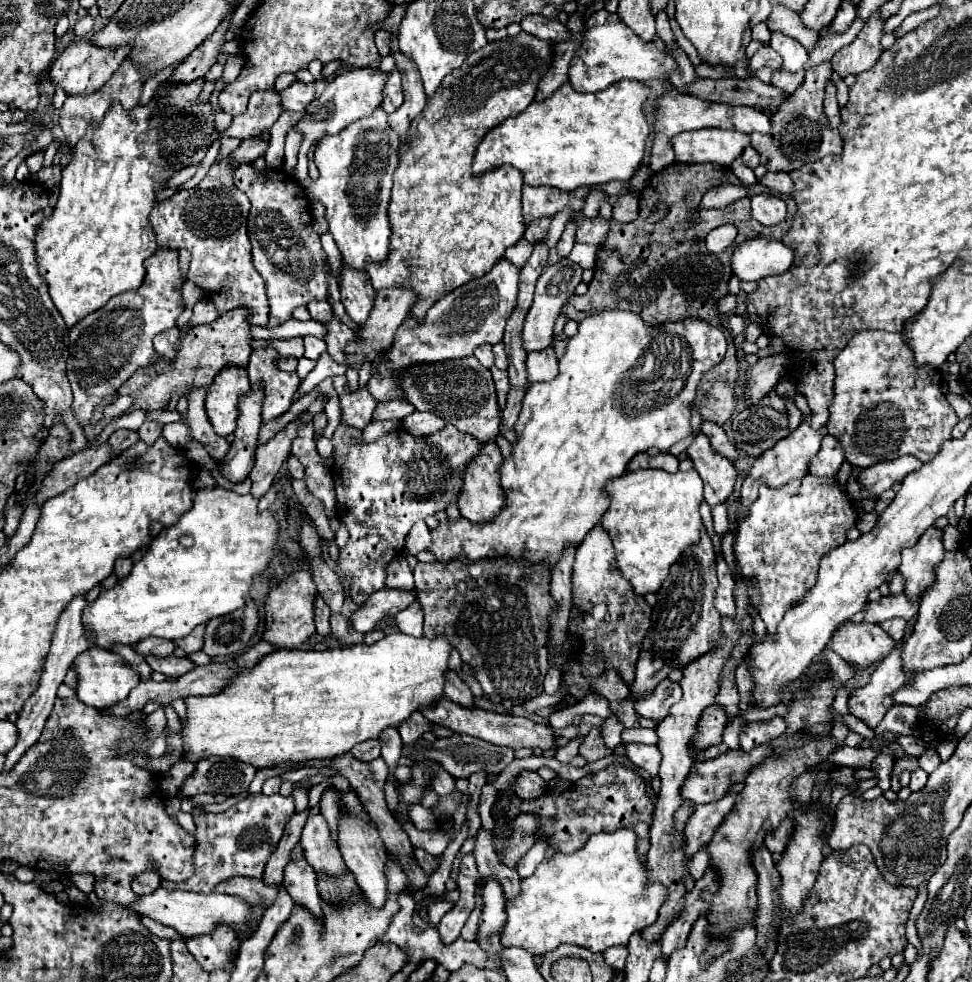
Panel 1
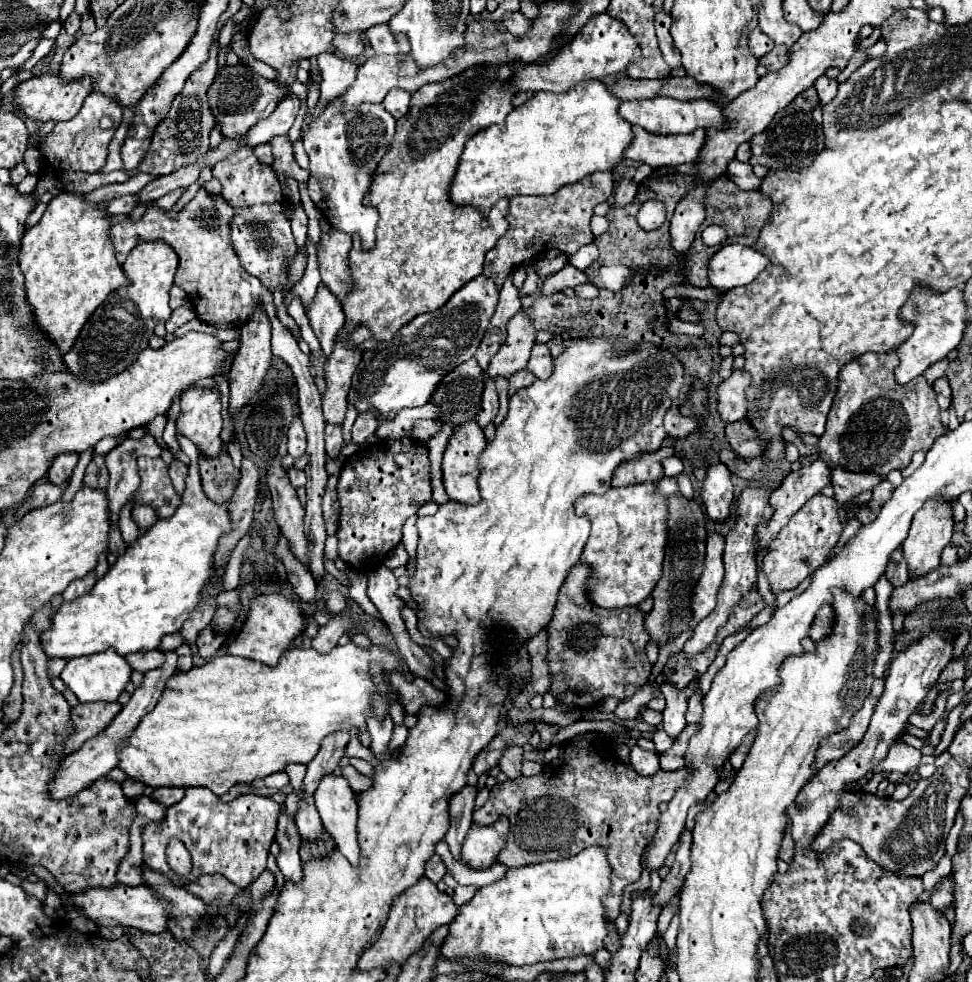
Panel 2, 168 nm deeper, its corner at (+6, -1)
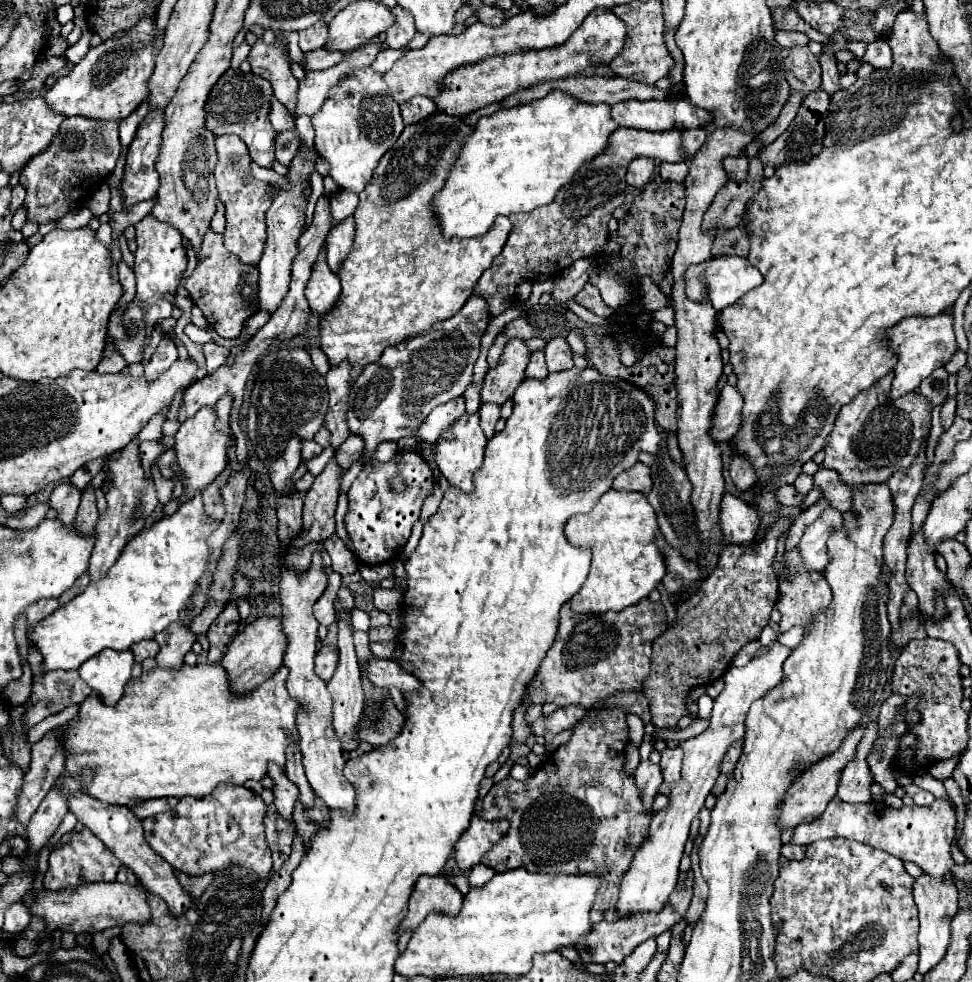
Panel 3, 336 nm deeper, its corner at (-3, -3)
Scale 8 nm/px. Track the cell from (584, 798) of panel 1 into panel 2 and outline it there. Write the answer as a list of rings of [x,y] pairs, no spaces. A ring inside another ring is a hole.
[[[600,733],[579,734],[560,746],[558,758],[544,764],[538,776],[498,782],[490,790],[486,806],[474,810],[474,822],[492,824],[500,816],[510,820],[508,844],[500,852],[500,858],[496,858],[496,862],[508,868],[572,858],[588,846],[608,848],[612,888],[608,896],[604,896],[604,908],[608,920],[614,922],[620,914],[624,888],[640,878],[642,852],[658,828],[661,814],[658,804],[674,796],[689,770],[660,770],[644,778],[620,762],[618,756],[612,756],[612,748],[603,740],[608,738]]]

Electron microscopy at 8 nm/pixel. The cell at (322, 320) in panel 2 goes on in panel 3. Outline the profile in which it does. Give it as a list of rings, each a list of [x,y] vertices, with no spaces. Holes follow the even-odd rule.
[[[317,258],[317,262],[313,266],[315,266],[313,276],[305,288],[305,296],[309,300],[311,310],[319,318],[323,318],[337,304],[339,294],[341,294],[341,284],[339,284],[339,278],[333,276],[333,272],[329,272],[325,258]]]

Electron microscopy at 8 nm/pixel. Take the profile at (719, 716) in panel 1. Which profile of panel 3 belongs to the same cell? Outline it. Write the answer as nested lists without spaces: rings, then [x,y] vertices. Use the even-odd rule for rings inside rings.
[[[665,748],[661,752],[661,770],[663,770],[663,778],[665,784],[675,784],[679,782],[679,774],[681,774],[681,762],[683,762],[683,748]]]

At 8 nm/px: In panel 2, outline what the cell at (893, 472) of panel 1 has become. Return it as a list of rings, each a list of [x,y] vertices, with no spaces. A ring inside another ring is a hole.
[[[834,468],[832,470],[832,488],[834,488],[834,496],[838,502],[838,508],[844,510],[844,502],[852,500],[854,496],[858,496],[864,490],[872,490],[882,478],[876,474],[856,474],[856,472],[848,472],[844,468]]]

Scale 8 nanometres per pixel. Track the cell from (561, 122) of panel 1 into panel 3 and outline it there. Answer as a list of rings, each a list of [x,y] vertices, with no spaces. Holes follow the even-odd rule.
[[[563,90],[549,92],[545,98],[515,108],[501,108],[493,116],[481,118],[475,124],[473,136],[465,140],[443,190],[433,200],[433,208],[441,218],[443,236],[481,236],[493,226],[499,214],[509,216],[515,212],[531,212],[537,206],[551,204],[559,188],[569,184],[583,164],[607,152],[609,138],[617,128],[619,124],[611,118],[609,104],[587,104]]]

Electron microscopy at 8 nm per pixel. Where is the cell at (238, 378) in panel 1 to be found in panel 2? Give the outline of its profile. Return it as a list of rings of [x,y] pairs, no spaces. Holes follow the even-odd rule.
[[[208,388],[186,390],[180,398],[176,430],[196,444],[200,456],[216,458],[222,450],[220,392]]]

